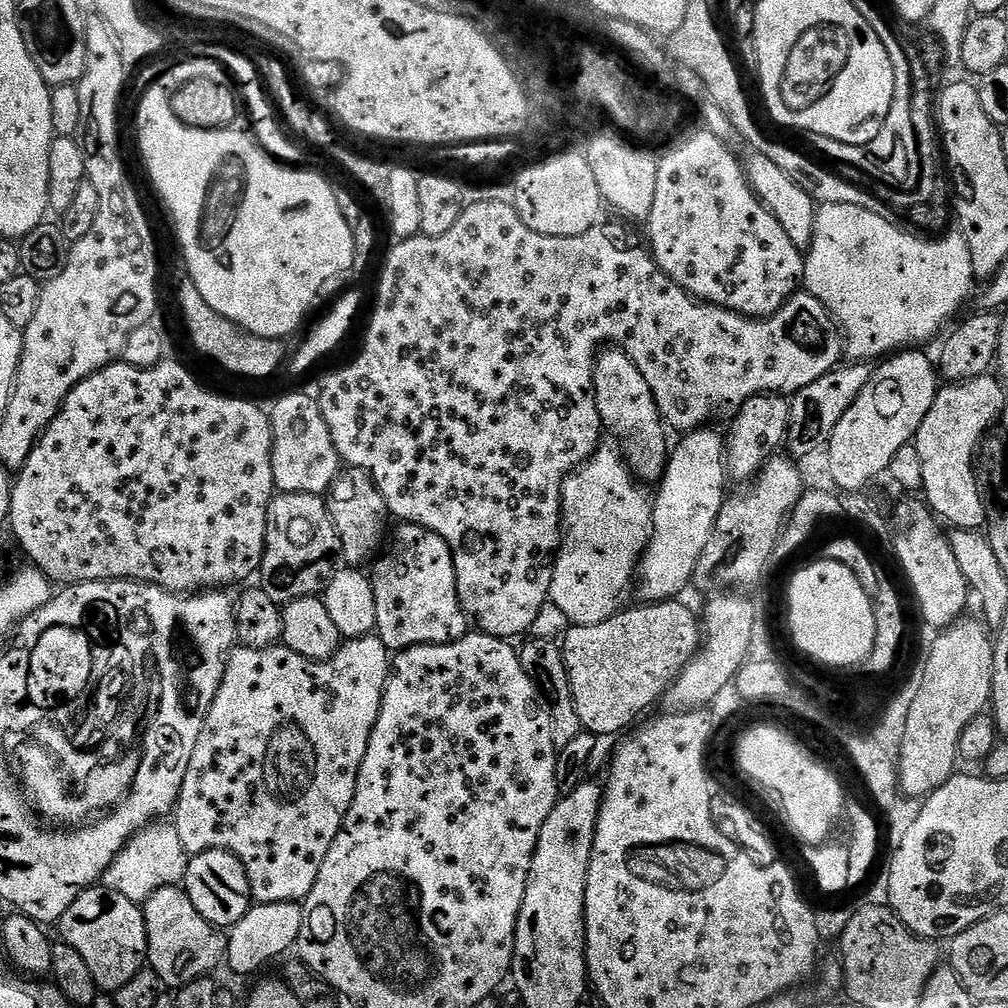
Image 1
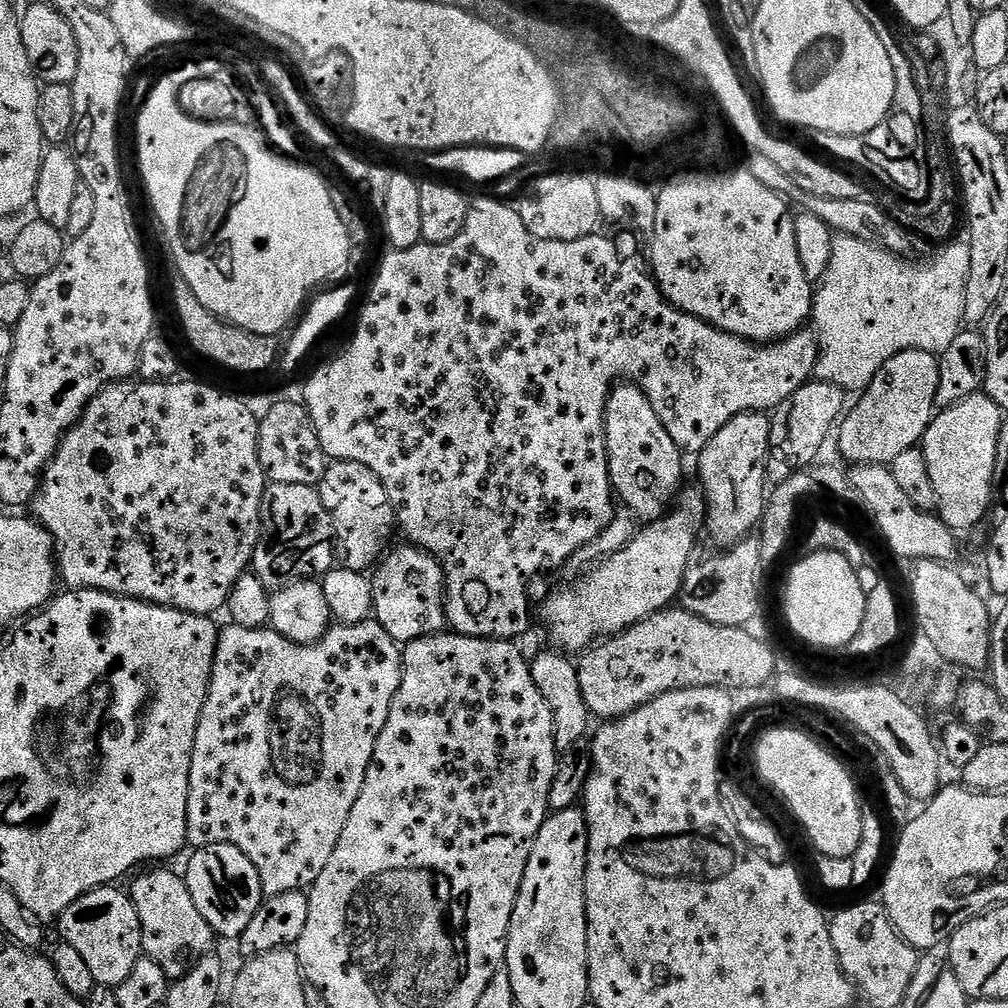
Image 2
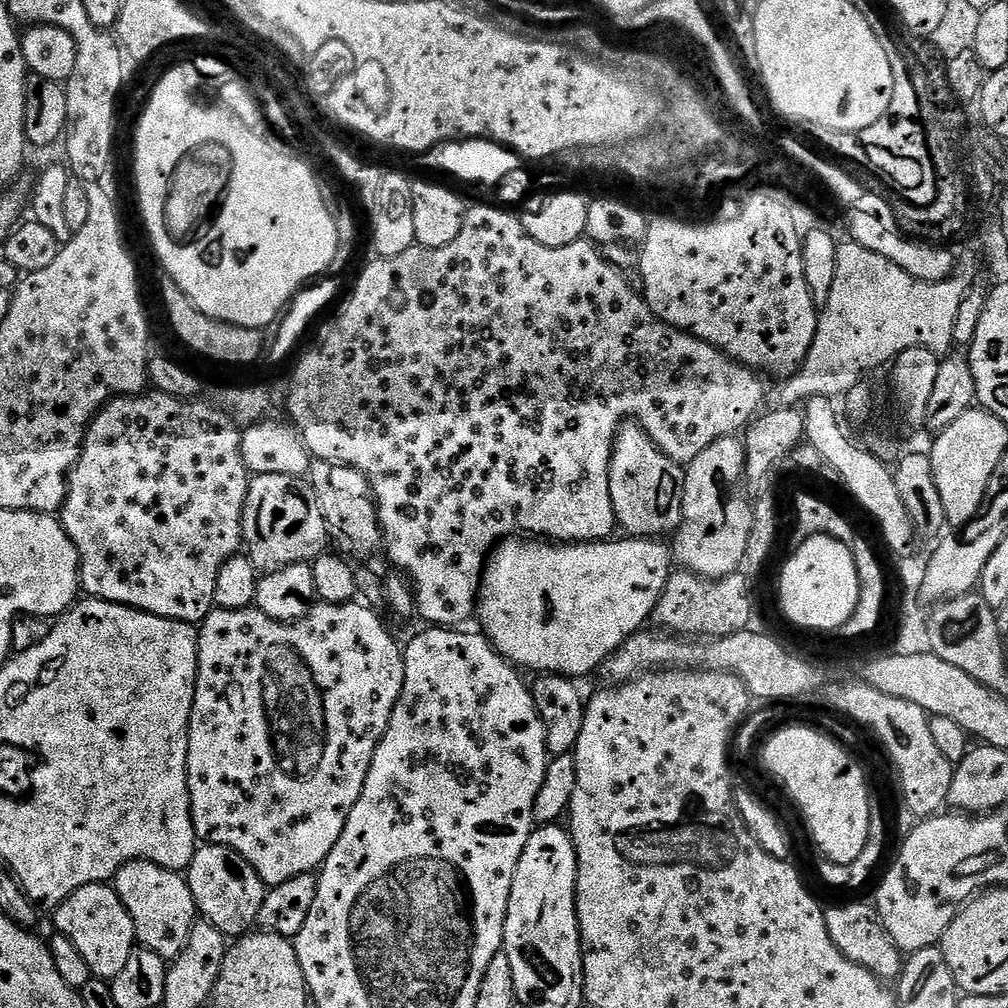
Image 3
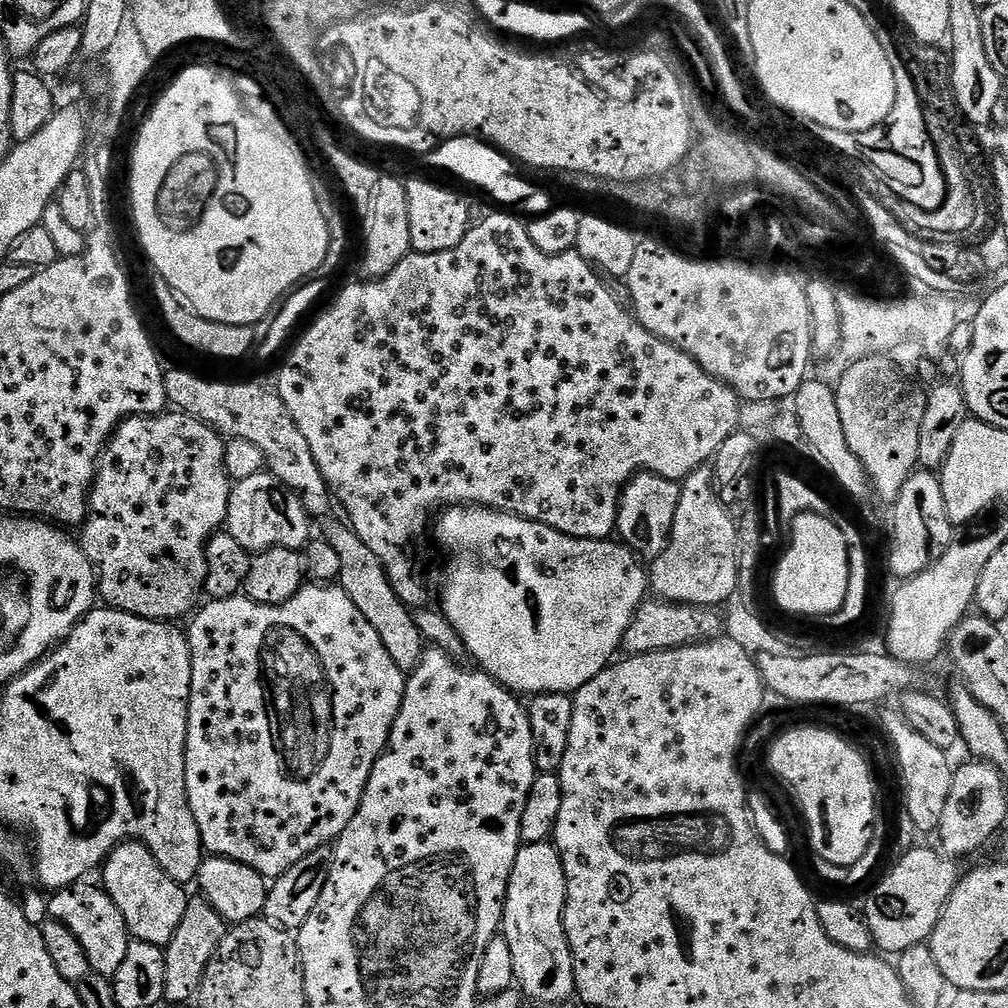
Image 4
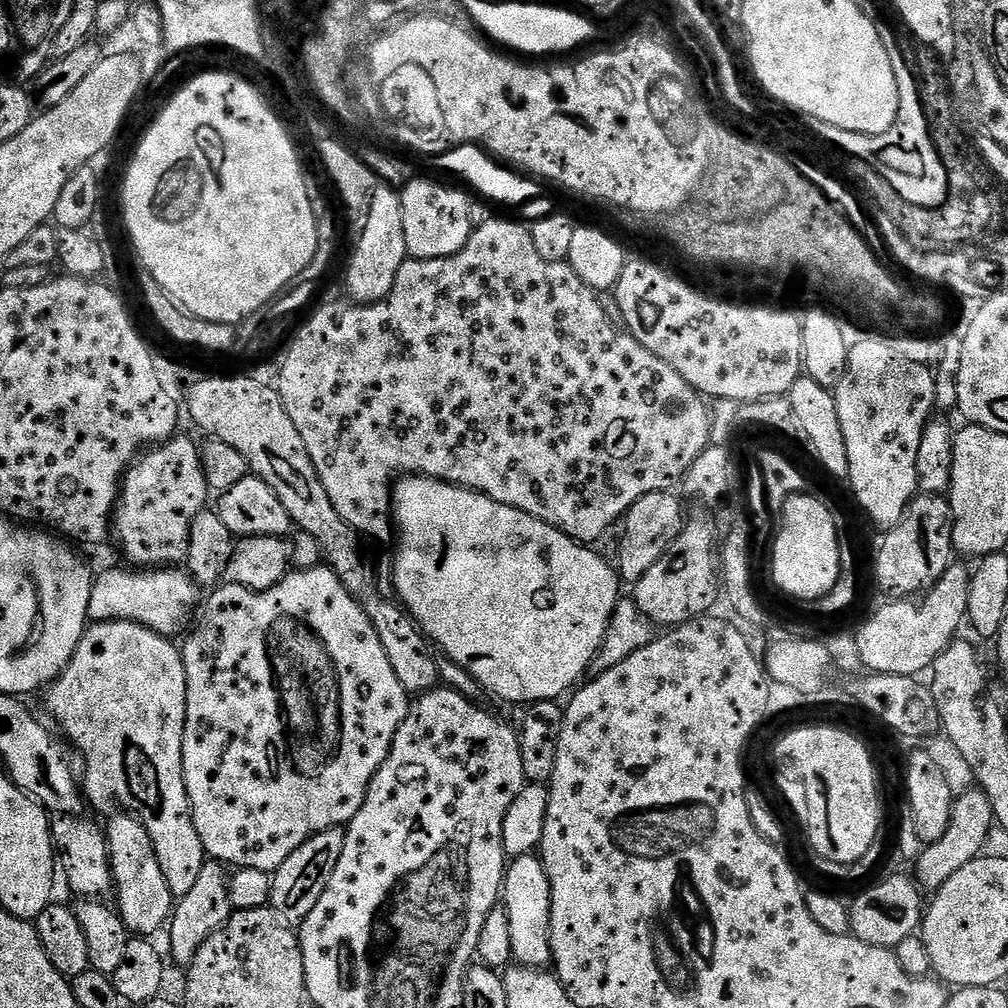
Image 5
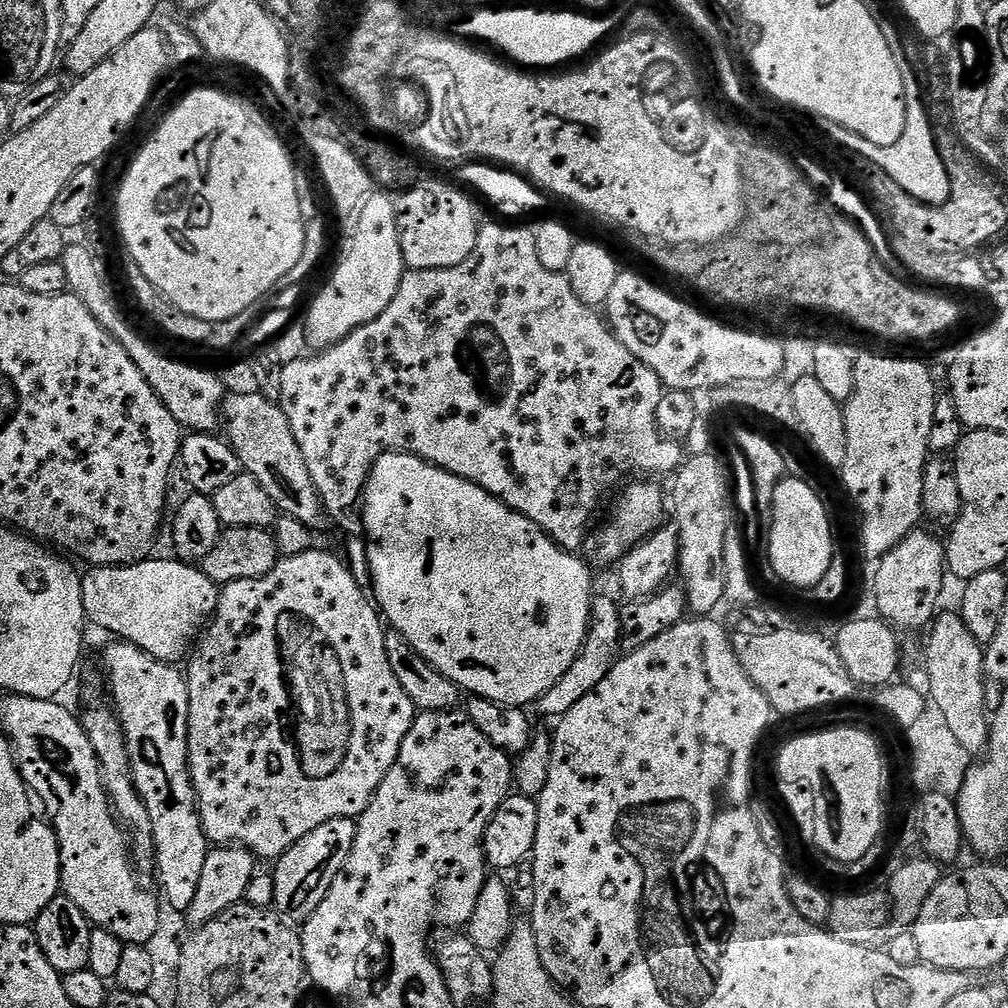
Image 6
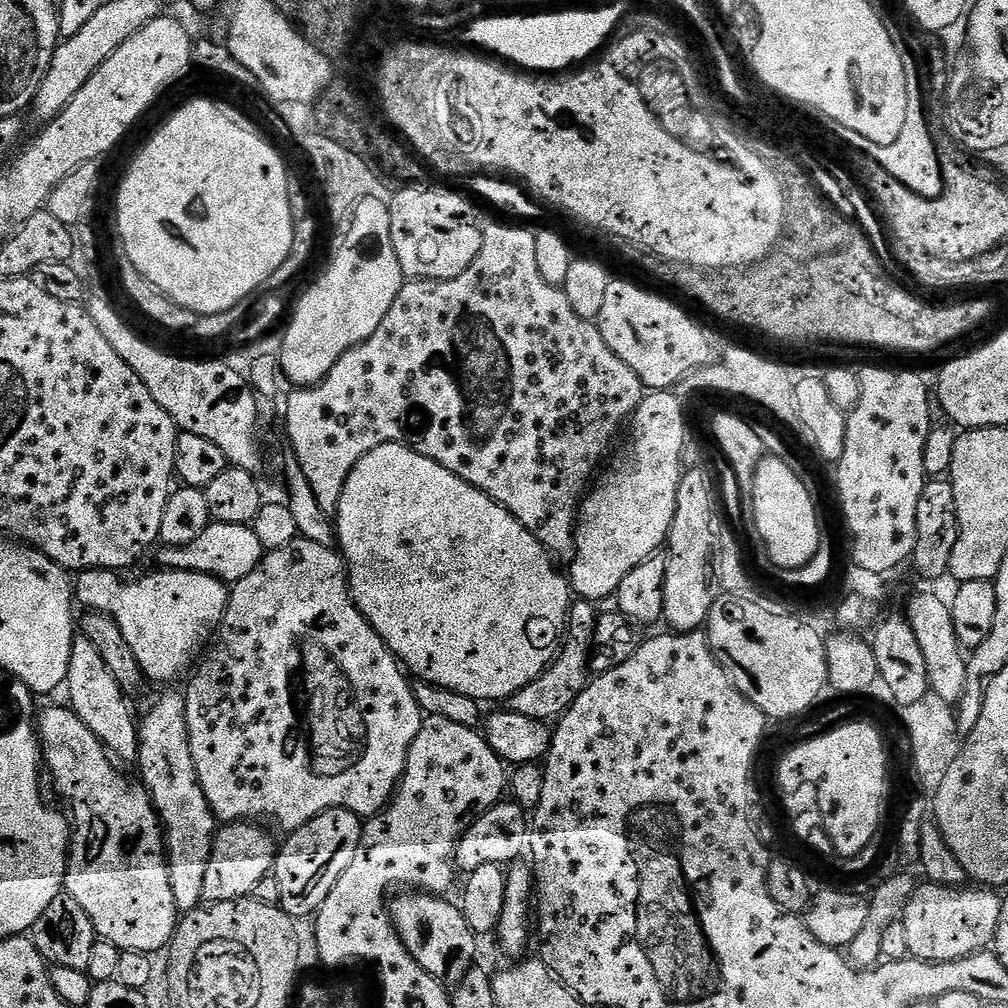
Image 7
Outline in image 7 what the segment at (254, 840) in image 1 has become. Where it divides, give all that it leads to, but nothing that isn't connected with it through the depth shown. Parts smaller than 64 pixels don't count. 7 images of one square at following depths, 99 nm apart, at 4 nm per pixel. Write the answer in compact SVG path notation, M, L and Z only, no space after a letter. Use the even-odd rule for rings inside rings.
M303 538L290 542L290 546L282 546L282 550L267 553L256 569L246 574L246 578L231 585L222 622L206 655L191 676L188 692L183 693L190 754L194 758L206 802L220 822L268 822L264 820L273 816L284 834L291 834L328 808L345 808L361 818L379 817L400 786L408 751L424 724L425 715L418 706L413 685L408 685L405 669L352 600L343 555L336 548L318 546L318 542Z

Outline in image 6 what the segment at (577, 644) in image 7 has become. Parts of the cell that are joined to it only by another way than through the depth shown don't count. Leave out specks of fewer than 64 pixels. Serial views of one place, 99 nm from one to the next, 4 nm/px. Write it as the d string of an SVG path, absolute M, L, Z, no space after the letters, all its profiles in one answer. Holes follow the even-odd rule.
M593 595L592 618L588 621L584 649L578 654L578 658L574 658L574 666L570 666L565 676L558 678L558 682L554 682L554 686L550 686L547 694L541 696L538 701L538 708L546 715L553 718L565 716L567 712L574 710L574 706L578 706L578 702L582 702L582 698L586 698L586 694L590 694L590 690L594 690L594 686L598 686L598 682L602 682L602 678L606 678L606 674L610 674L622 652L620 610L621 605L615 604L610 597Z

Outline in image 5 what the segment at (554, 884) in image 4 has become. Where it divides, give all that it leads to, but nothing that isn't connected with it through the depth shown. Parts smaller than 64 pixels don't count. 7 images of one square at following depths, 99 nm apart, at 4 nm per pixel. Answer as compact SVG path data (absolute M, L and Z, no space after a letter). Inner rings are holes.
M539 855L515 857L507 865L502 889L502 907L510 918L510 946L512 959L526 968L547 969L552 963L548 950L548 879Z

